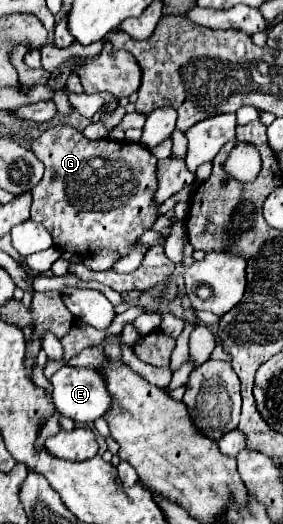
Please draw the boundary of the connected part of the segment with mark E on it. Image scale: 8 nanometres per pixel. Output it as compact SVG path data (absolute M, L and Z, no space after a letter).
M64 366L52 374L50 384L54 388L52 398L56 404L56 410L62 416L68 416L78 424L92 424L96 418L104 416L104 412L110 408L110 396L108 396L104 378L94 368L90 368L90 370L88 368L76 368L74 372L66 372L66 366Z

